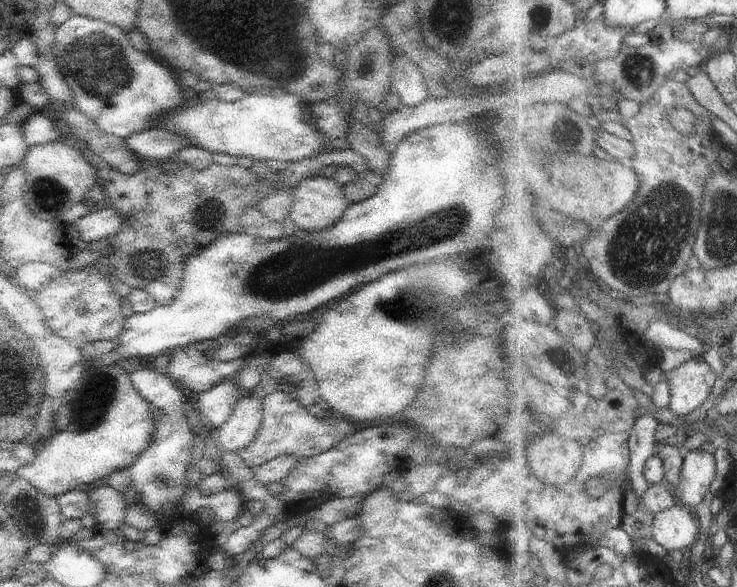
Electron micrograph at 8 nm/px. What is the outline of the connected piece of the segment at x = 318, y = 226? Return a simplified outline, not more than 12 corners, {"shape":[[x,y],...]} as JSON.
{"shape":[[323,174],[293,188],[290,217],[306,232],[332,228],[351,205]]}

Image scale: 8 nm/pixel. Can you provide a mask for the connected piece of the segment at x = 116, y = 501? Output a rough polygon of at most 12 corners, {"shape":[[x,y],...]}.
{"shape":[[106,482],[86,487],[98,522],[124,526],[127,502]]}

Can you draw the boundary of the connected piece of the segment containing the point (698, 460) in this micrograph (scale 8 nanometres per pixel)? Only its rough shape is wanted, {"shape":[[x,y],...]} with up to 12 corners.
{"shape":[[698,449],[685,456],[673,492],[700,506],[717,477],[717,456]]}

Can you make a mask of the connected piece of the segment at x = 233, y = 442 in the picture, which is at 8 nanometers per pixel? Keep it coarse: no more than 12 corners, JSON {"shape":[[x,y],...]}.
{"shape":[[242,396],[214,433],[221,452],[252,444],[263,399]]}

